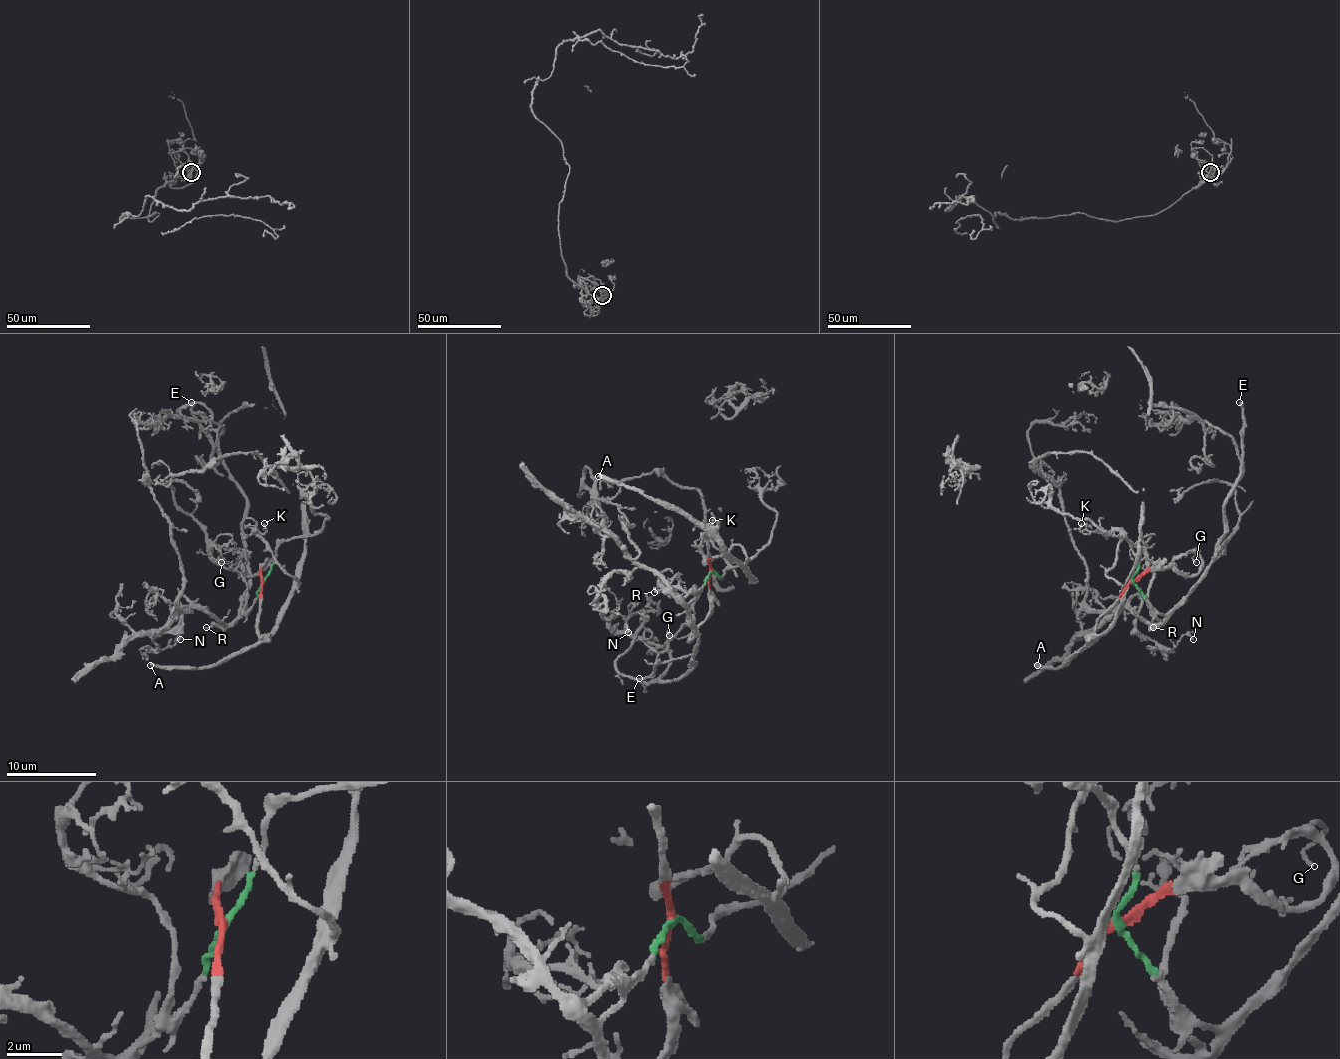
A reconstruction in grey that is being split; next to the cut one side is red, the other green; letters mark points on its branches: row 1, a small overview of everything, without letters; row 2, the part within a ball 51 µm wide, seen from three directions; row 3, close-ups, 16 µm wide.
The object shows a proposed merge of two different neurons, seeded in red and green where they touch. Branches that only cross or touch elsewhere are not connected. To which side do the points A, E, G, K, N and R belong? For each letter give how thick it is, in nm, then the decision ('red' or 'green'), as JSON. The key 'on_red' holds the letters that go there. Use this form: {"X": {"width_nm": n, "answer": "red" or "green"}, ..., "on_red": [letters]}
{"A": {"width_nm": 320, "answer": "red"}, "E": {"width_nm": 320, "answer": "green"}, "G": {"width_nm": 130, "answer": "red"}, "K": {"width_nm": 120, "answer": "red"}, "N": {"width_nm": 130, "answer": "green"}, "R": {"width_nm": 240, "answer": "green"}, "on_red": ["A", "G", "K"]}

